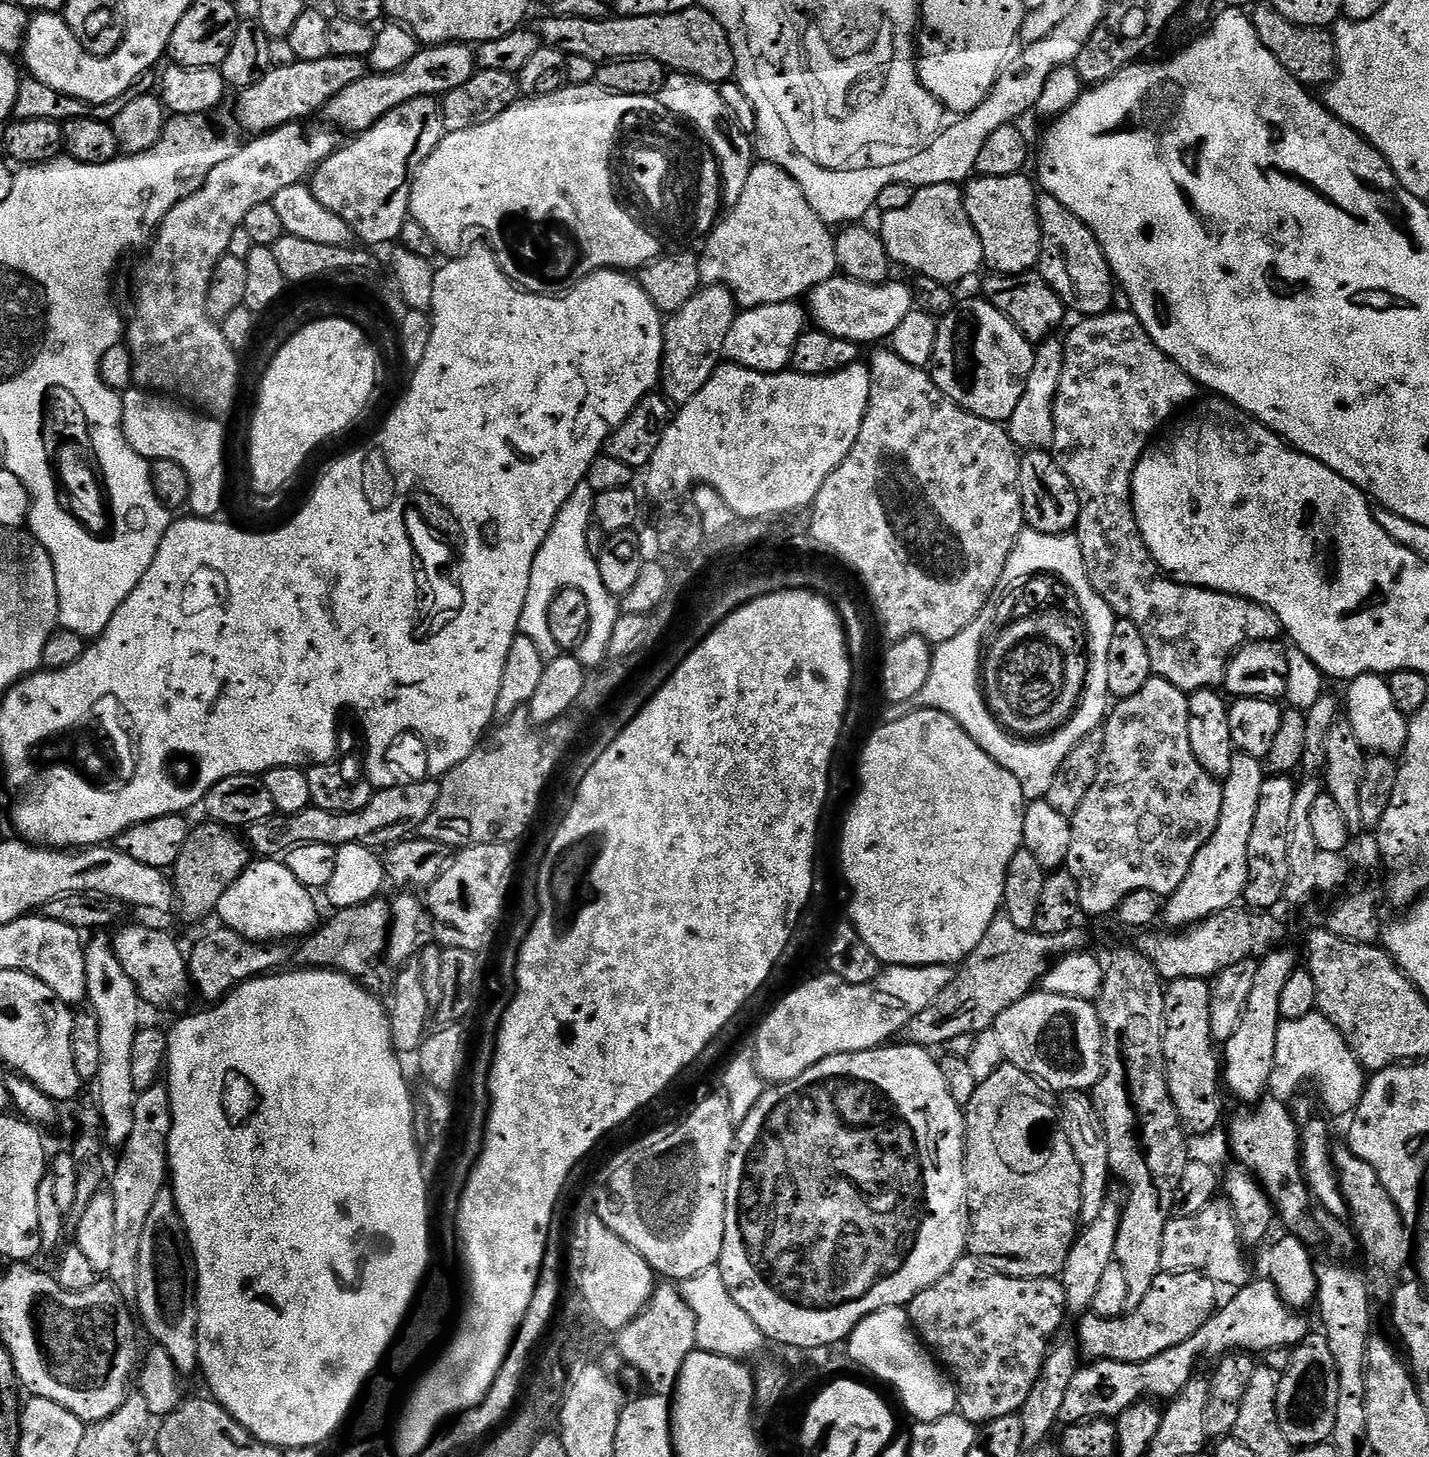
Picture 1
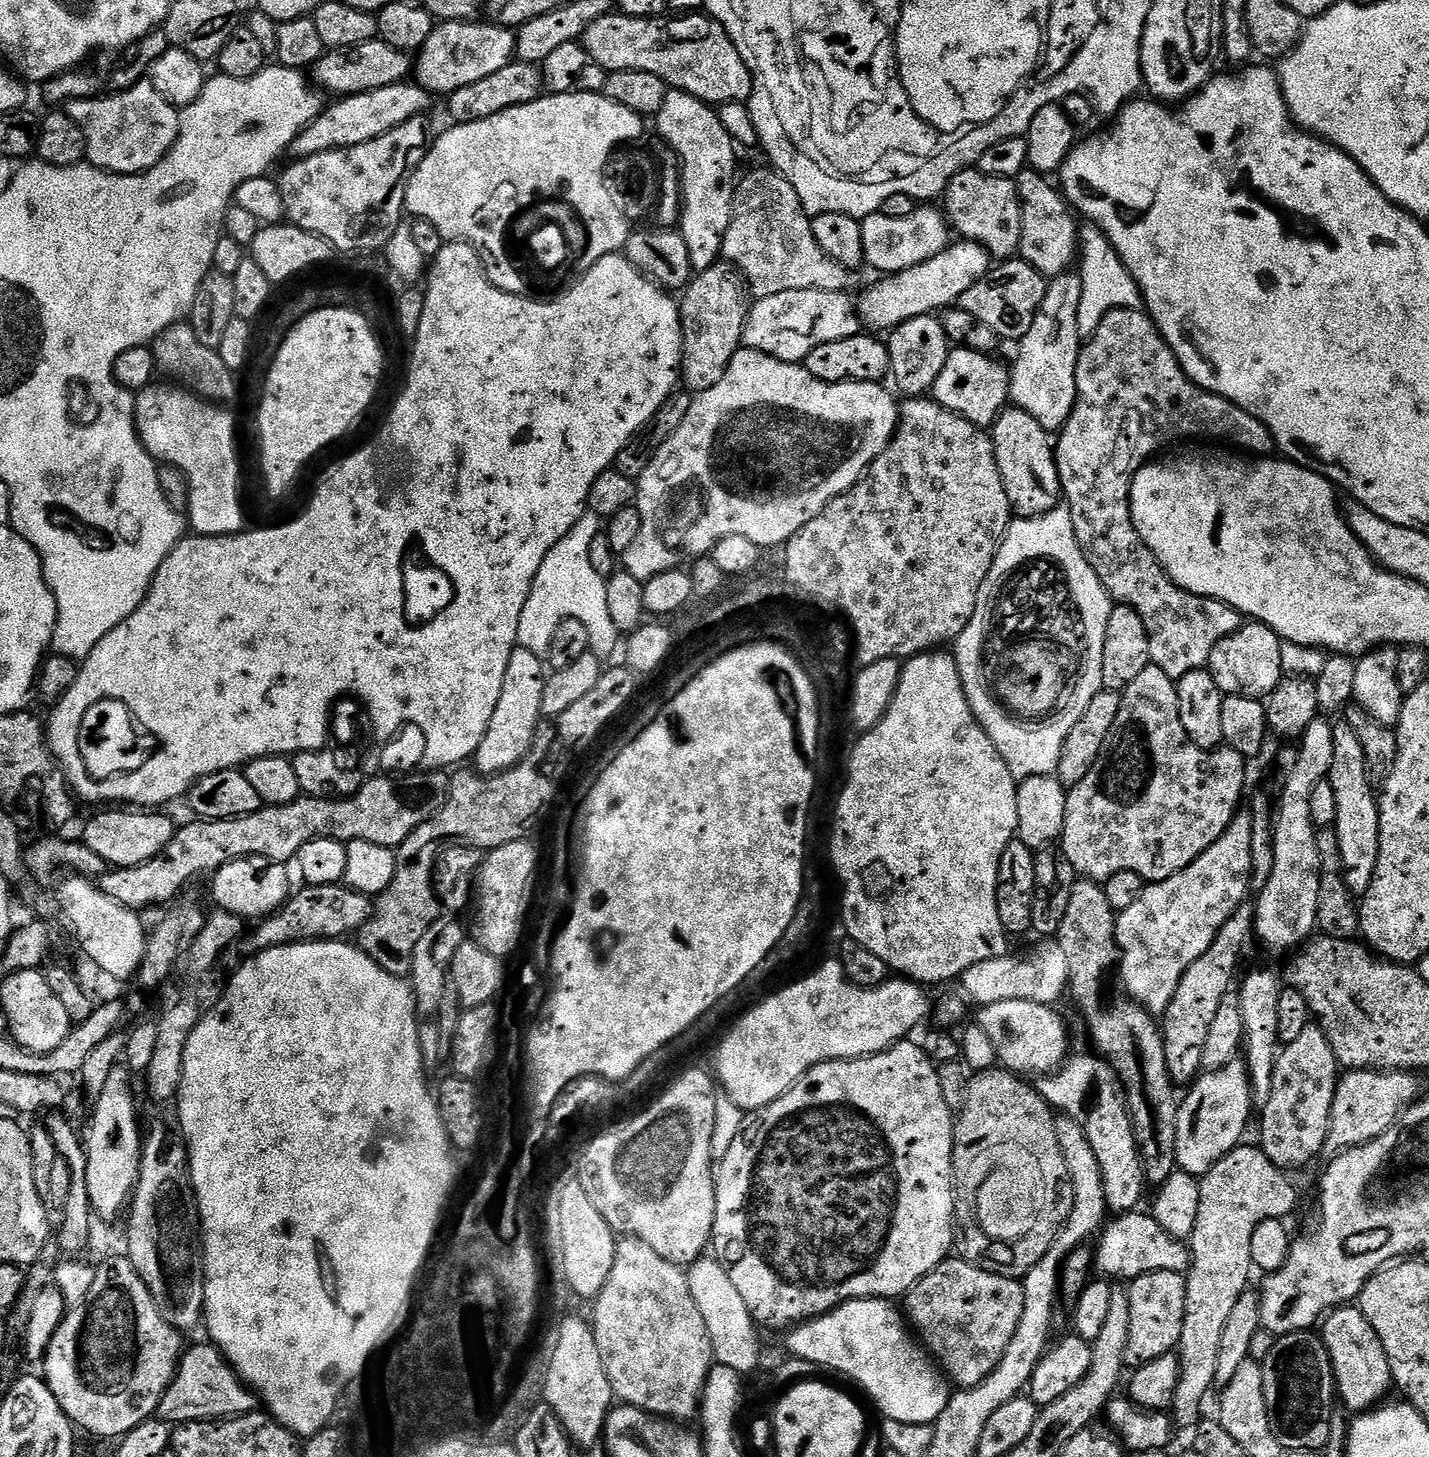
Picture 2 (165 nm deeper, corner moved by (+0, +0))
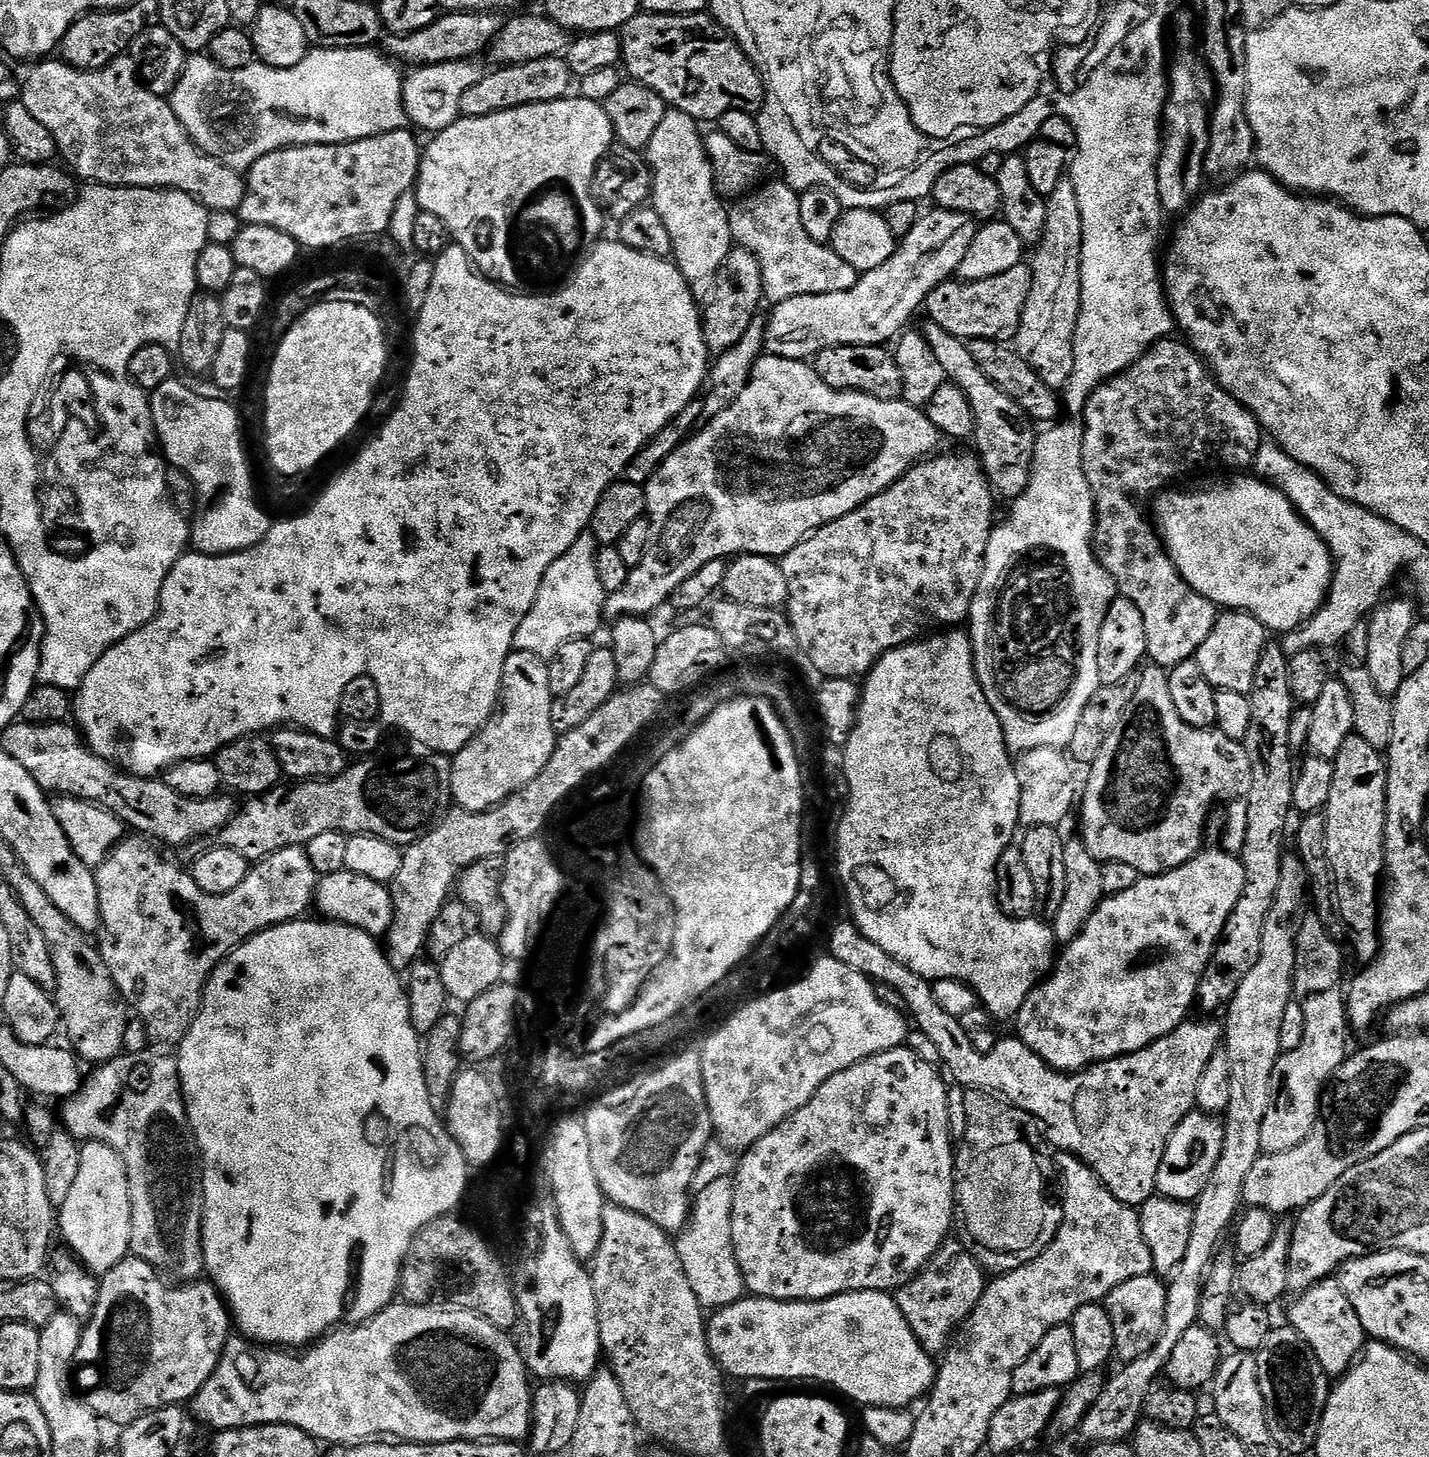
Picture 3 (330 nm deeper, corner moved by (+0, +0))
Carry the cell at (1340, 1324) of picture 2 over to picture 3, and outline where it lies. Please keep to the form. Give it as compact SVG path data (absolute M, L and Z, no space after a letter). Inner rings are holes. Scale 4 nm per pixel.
M1329 1278L1319 1280L1313 1288L1307 1288L1295 1299L1288 1312L1287 1323L1298 1330L1306 1342L1310 1342L1310 1350L1318 1354L1318 1362L1322 1362L1322 1370L1326 1370L1330 1378L1343 1376L1366 1347L1362 1318L1358 1318L1358 1310L1354 1310L1346 1290L1342 1290L1339 1279Z

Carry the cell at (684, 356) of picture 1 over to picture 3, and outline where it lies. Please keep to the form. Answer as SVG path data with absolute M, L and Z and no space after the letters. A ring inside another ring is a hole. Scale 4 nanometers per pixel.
M733 247L732 253L720 268L716 288L702 308L704 341L709 353L719 354L730 350L730 346L734 346L734 342L738 342L738 338L746 334L750 322L761 311L760 304L763 300L762 268L758 266L758 258L754 258L750 250Z

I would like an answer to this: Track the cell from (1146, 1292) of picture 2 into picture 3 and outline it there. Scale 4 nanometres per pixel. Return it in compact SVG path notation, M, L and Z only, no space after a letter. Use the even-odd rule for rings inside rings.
M1156 1274L1135 1276L1122 1286L1114 1286L1110 1294L1103 1301L1106 1311L1110 1314L1110 1322L1114 1326L1114 1353L1115 1359L1124 1364L1134 1362L1150 1350L1162 1338L1162 1330L1166 1326L1166 1298L1168 1297L1168 1284L1160 1281L1161 1277Z

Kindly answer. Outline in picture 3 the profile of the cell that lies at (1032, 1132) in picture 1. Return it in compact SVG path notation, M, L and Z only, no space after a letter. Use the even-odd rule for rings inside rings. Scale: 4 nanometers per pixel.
M968 1090L964 1097L966 1134L954 1152L954 1228L981 1268L992 1274L1013 1272L1038 1258L1064 1221L1061 1201L1053 1192L1054 1164L1043 1156L1046 1140L1040 1125L1021 1108L991 1092Z

